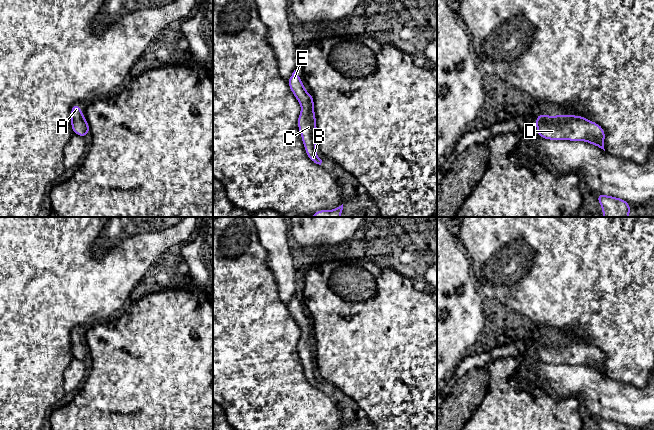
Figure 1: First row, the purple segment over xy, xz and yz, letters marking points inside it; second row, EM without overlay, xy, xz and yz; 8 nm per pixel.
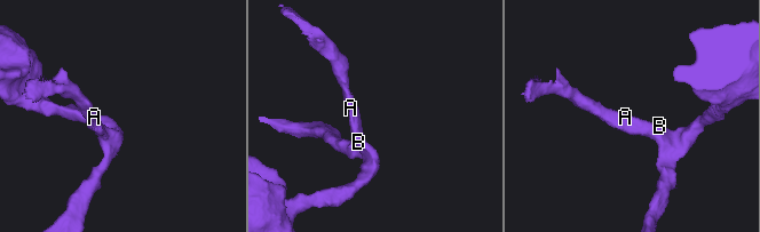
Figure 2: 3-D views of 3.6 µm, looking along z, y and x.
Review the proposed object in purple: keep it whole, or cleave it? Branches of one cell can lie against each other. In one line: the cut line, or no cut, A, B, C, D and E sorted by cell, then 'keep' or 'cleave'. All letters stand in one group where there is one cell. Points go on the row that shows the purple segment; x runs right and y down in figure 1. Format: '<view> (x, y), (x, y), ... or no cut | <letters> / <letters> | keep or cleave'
no cut | A B C D E | keep

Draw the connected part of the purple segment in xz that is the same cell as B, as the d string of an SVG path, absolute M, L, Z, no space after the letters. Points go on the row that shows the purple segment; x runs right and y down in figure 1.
M296 71L292 73L287 81L292 93L301 105L301 113L298 117L298 127L304 148L307 156L311 161L321 165L322 160L316 153L316 116L314 113L314 100L312 94L305 90L305 85L301 82L301 77L298 76Z

